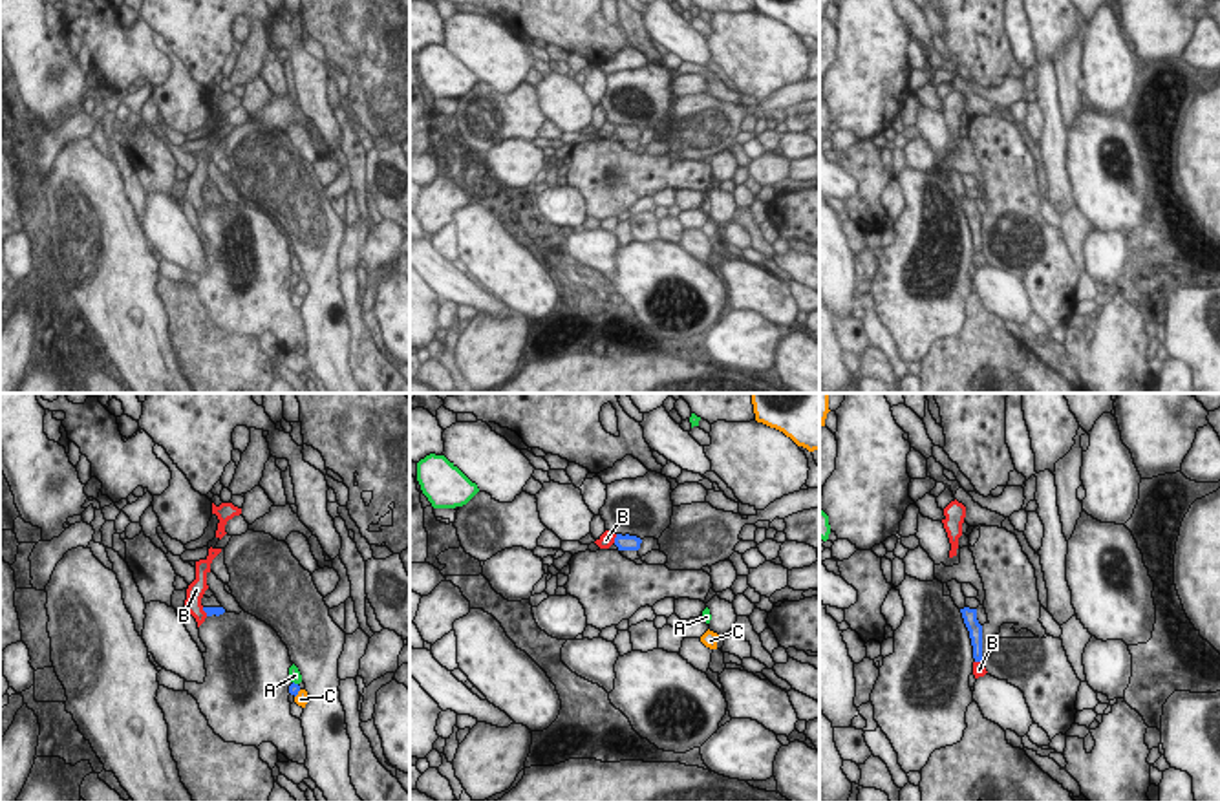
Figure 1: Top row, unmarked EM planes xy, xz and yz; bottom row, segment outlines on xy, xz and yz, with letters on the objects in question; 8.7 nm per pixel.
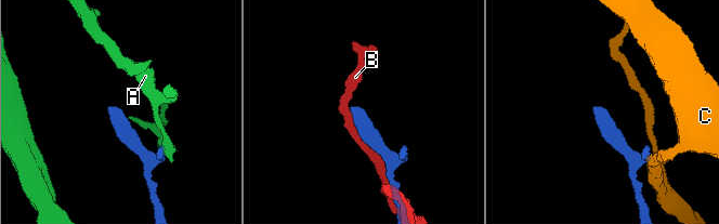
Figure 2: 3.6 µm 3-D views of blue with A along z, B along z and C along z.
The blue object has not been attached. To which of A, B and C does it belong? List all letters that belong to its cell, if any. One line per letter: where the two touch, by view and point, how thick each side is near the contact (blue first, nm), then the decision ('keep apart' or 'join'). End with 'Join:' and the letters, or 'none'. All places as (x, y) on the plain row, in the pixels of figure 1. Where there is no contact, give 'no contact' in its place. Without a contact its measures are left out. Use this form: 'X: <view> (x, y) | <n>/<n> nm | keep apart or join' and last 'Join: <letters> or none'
A: xy (293, 273) | 90/100 nm | keep apart
B: xz (615, 128) | 130/130 nm | keep apart
C: xy (297, 284) | 90/120 nm | keep apart
Join: none

